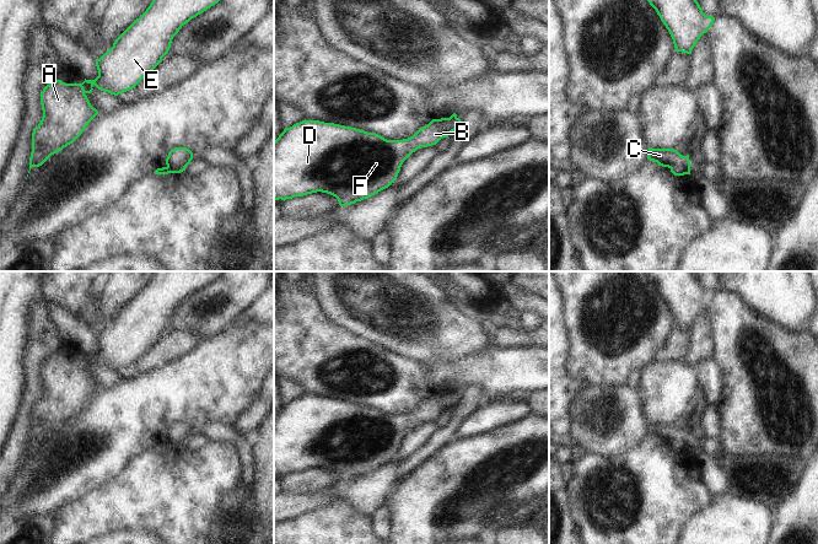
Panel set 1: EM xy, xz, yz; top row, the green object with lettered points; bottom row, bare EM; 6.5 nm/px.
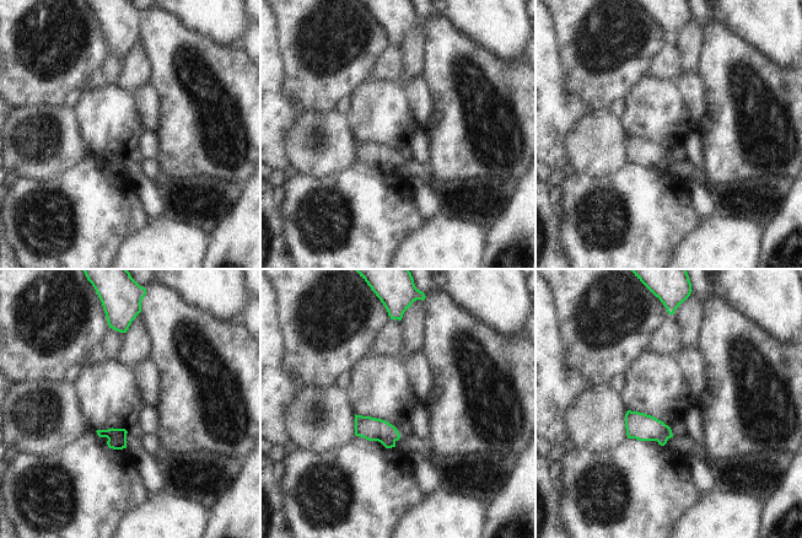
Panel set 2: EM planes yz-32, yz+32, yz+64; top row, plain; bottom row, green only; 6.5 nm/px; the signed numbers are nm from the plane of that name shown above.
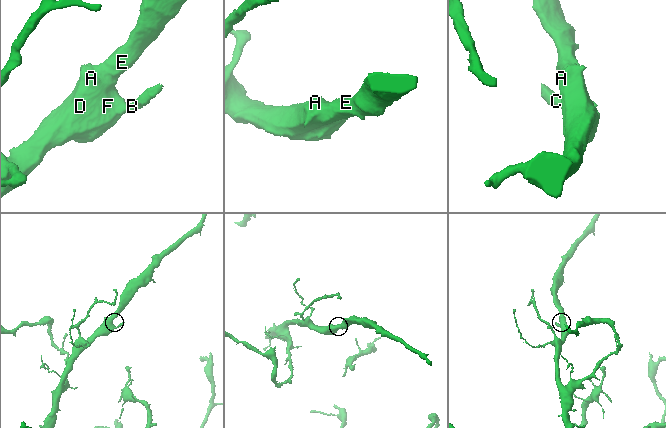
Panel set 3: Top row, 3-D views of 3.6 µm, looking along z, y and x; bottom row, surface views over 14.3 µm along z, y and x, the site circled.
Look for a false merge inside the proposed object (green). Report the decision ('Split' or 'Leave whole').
Split.

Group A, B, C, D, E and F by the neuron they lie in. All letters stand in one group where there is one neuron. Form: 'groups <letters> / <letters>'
groups A B D E F / C

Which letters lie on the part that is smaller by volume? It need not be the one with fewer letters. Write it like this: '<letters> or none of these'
C

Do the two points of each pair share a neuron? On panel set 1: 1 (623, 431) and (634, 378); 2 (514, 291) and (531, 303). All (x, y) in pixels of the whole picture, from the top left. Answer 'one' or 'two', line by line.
1: two
2: one

